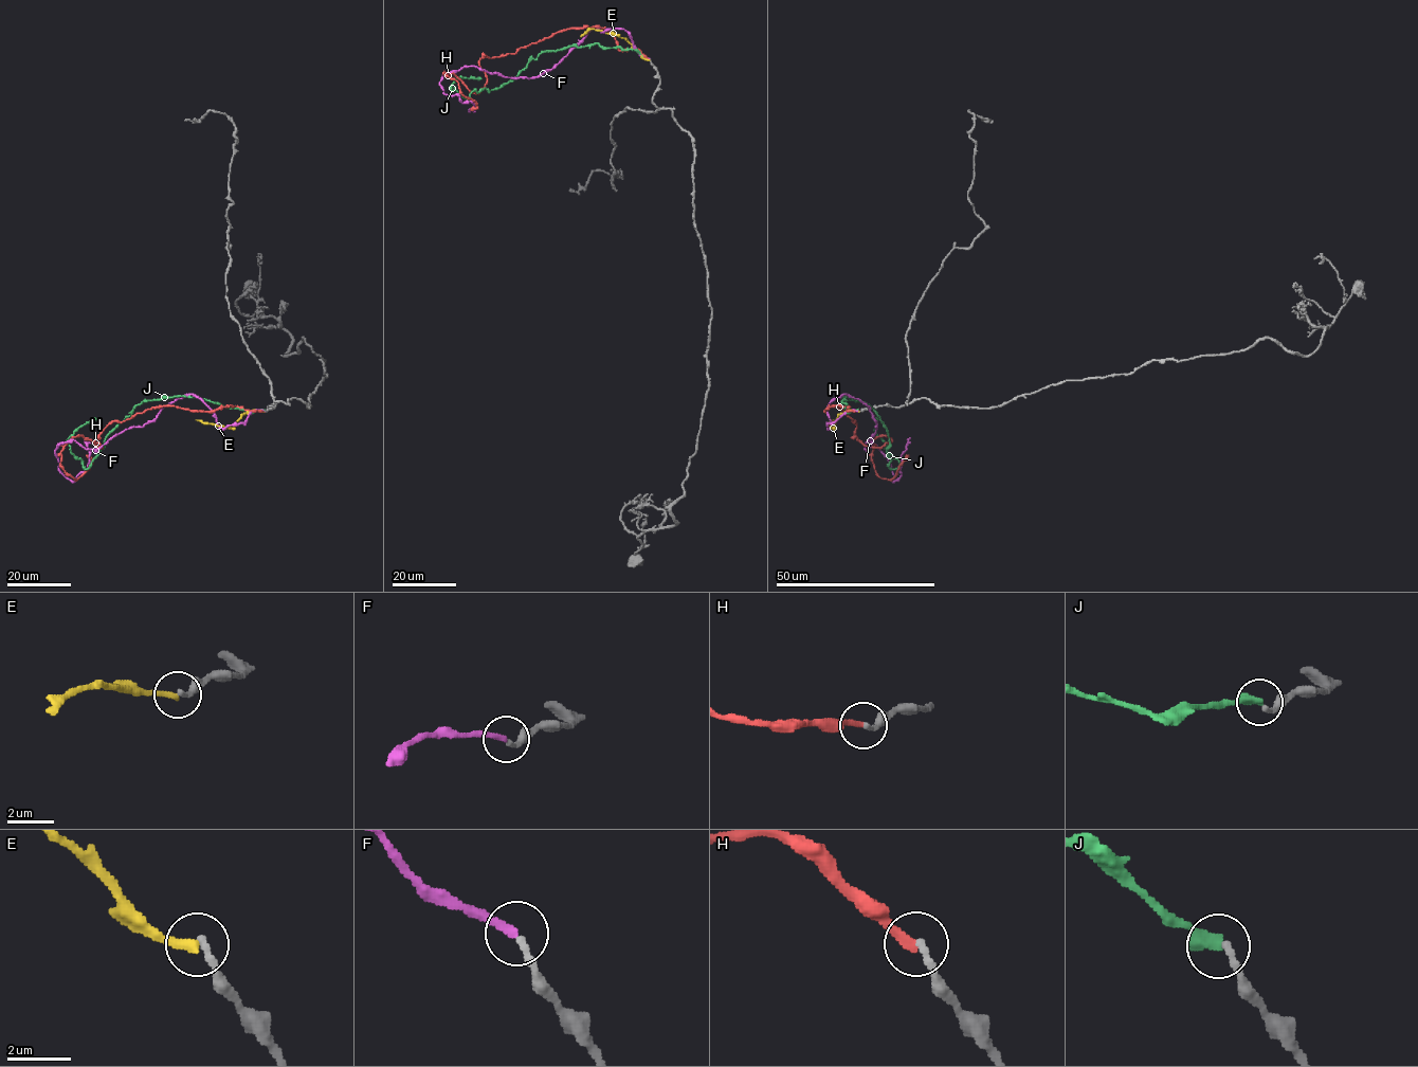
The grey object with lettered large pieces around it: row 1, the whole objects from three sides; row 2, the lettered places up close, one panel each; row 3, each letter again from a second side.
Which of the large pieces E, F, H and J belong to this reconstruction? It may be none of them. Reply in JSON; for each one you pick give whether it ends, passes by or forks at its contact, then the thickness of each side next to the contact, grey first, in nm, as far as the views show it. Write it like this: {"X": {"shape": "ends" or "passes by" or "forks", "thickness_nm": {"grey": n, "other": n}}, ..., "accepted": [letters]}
{"accepted": []}

